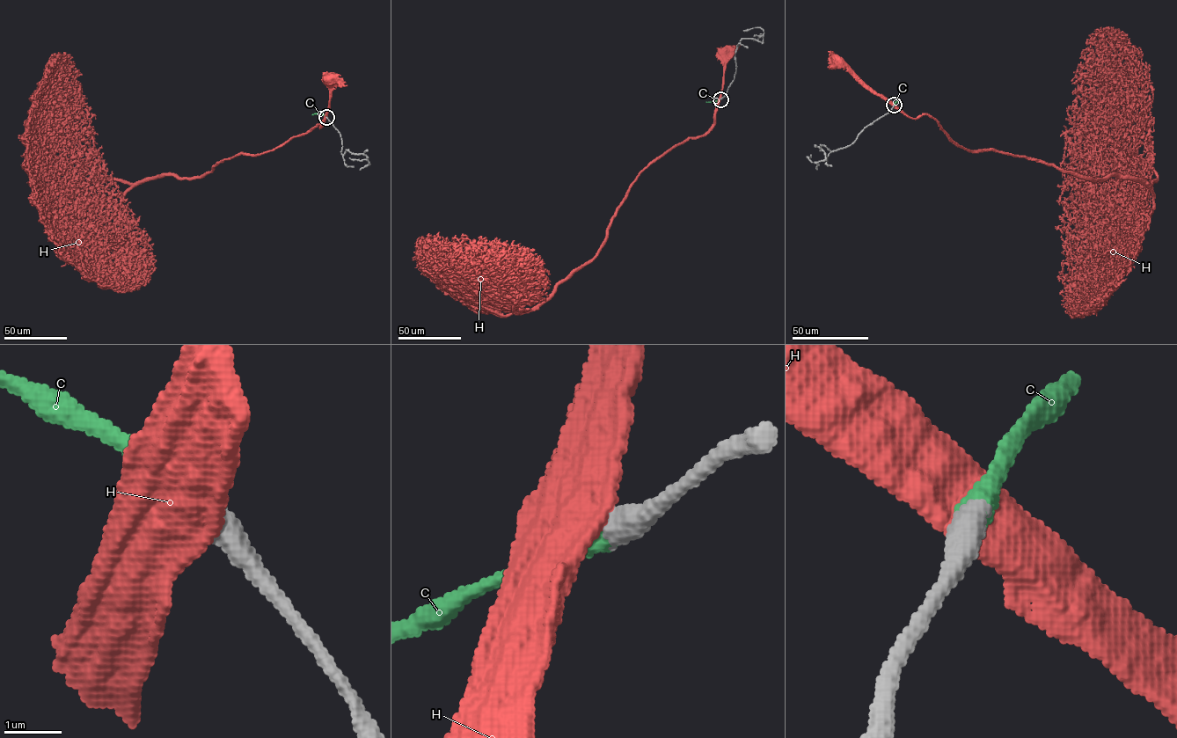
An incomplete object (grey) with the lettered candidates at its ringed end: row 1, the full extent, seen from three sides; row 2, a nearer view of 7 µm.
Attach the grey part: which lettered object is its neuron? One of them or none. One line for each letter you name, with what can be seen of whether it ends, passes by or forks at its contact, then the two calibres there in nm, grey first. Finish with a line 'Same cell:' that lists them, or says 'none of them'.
C: It ends there. Thickness 500 nm (grey) against 480 nm
Same cell: C

